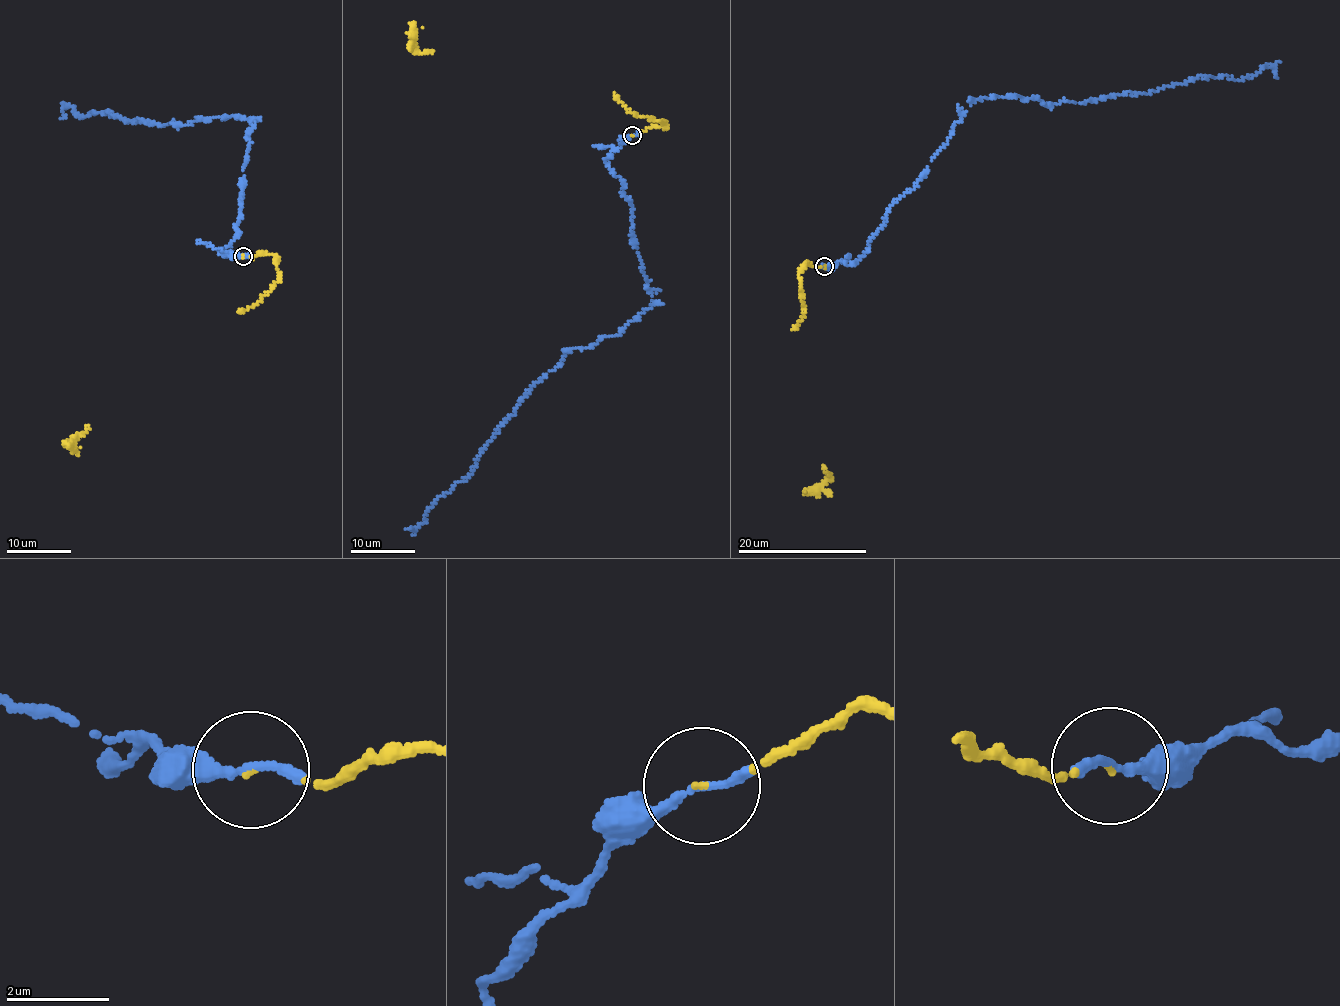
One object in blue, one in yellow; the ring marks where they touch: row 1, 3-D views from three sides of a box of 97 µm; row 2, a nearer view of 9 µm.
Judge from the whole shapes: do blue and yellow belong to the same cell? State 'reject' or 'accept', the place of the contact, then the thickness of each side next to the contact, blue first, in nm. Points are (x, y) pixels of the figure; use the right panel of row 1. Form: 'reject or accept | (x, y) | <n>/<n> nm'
accept | (824, 266) | 150/40 nm

